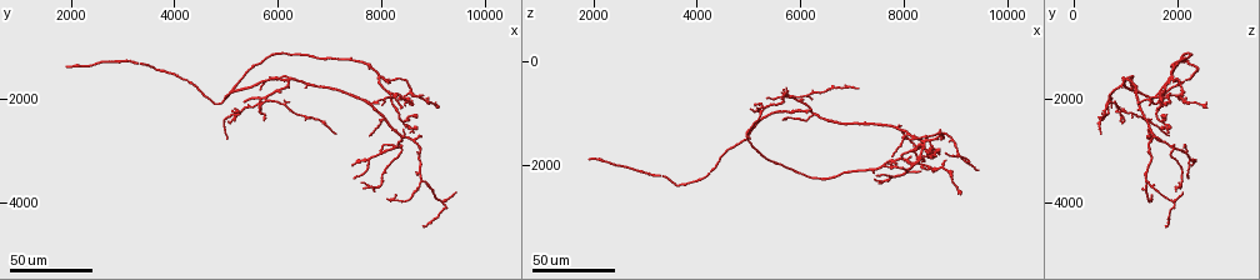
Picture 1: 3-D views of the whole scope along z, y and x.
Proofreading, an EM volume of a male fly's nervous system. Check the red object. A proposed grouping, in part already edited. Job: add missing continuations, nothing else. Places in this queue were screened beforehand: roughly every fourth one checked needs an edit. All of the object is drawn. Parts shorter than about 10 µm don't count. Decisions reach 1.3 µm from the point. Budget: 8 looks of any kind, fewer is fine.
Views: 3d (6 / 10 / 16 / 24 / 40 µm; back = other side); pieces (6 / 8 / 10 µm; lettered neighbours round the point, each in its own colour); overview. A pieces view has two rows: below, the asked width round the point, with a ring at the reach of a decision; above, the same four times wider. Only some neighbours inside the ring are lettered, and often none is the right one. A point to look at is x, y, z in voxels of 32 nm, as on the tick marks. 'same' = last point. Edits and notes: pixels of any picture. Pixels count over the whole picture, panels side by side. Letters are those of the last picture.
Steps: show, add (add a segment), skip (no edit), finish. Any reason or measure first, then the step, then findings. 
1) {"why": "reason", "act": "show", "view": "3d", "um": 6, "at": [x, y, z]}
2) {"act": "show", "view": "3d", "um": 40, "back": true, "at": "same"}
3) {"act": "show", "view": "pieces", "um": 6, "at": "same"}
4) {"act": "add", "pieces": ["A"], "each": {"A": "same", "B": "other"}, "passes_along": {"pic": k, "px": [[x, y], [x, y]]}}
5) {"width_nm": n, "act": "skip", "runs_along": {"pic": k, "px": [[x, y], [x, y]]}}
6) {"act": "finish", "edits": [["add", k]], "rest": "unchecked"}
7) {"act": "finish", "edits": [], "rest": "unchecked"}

{"why": "an open end", "act": "show", "view": "3d", "um": 40, "at": [7450, 3500, 2200]}

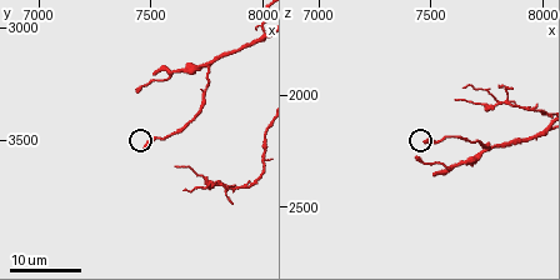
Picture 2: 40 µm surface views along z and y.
{"act": "show", "view": "3d", "um": 10, "at": [7470, 3530, 2220]}

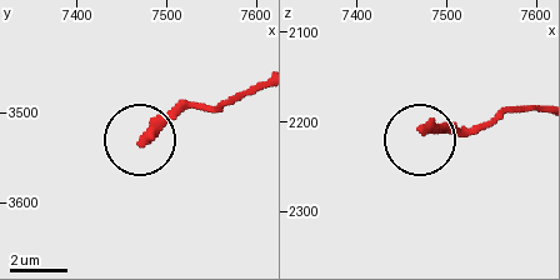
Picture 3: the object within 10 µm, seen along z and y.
{"why": "what lies round it", "act": "show", "view": "pieces", "um": 8, "at": [7475, 3530, 2210]}

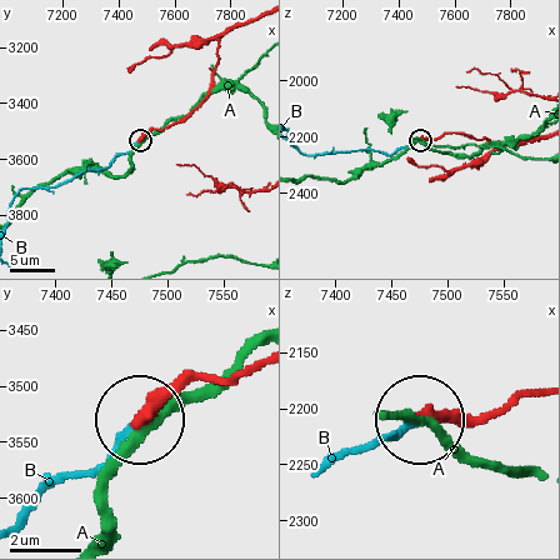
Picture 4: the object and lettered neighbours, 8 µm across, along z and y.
{"act": "add", "pieces": ["B"], "each": {"A": "other", "B": "same"}, "passes_along": {"pic": 4, "px": [[511, 405], [470, 420], [413, 420], [335, 455]]}, "found": "the neuron continues"}

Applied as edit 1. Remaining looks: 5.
{"why": "see it whole again", "act": "show", "view": "overview"}

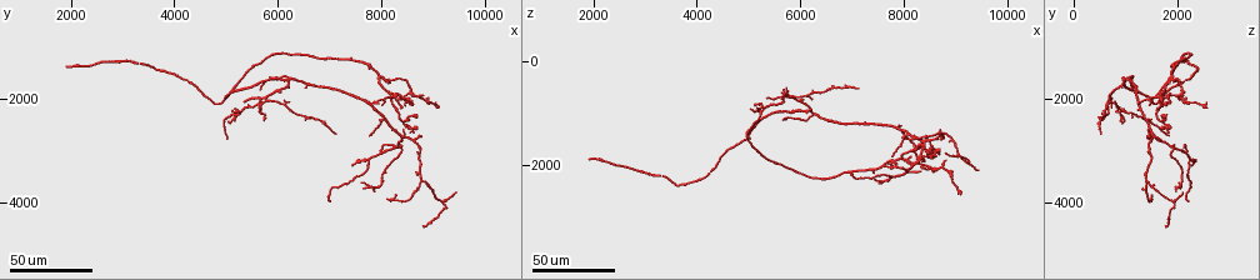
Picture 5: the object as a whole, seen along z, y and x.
{"why": "an open end", "act": "show", "view": "3d", "um": 24, "at": [7550, 3250, 2300]}

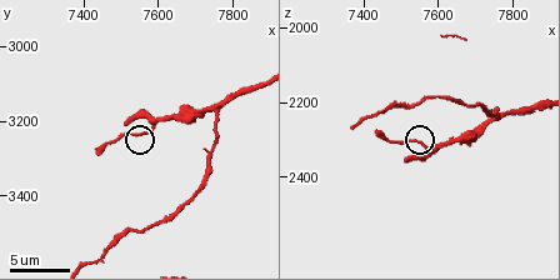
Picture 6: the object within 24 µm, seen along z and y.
{"act": "show", "view": "pieces", "um": 6, "at": [7510, 3200, 2360]}

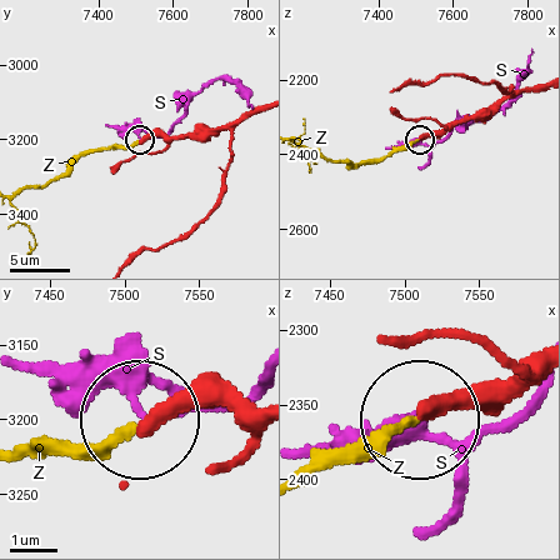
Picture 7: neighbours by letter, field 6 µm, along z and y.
{"width_nm": 360, "act": "add", "pieces": ["Z"], "each": {"S": "other", "Z": "same"}, "passes_along": {"pic": 7, "px": [[250, 408], [179, 408], [95, 444], [23, 444]]}, "found": "it goes on there"}

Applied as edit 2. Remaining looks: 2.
{"act": "finish", "edits": [["add", 4], ["add", 7]], "rest": "unchecked"}

